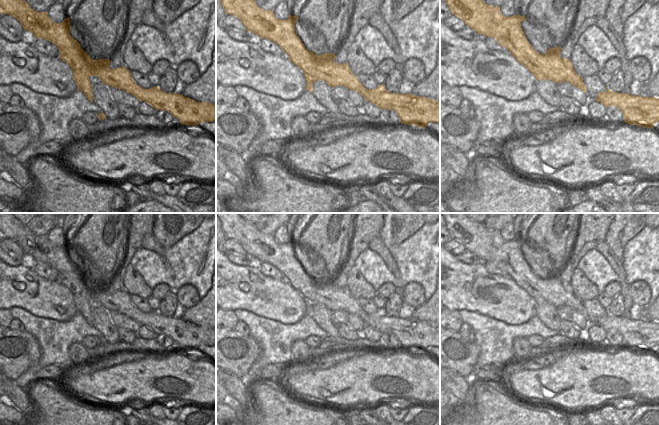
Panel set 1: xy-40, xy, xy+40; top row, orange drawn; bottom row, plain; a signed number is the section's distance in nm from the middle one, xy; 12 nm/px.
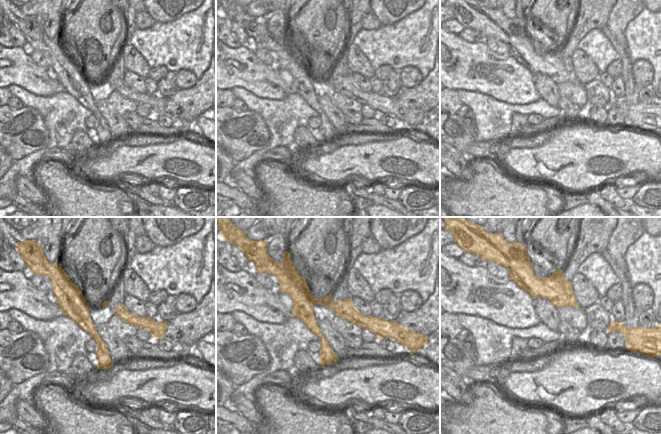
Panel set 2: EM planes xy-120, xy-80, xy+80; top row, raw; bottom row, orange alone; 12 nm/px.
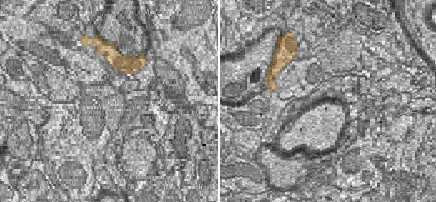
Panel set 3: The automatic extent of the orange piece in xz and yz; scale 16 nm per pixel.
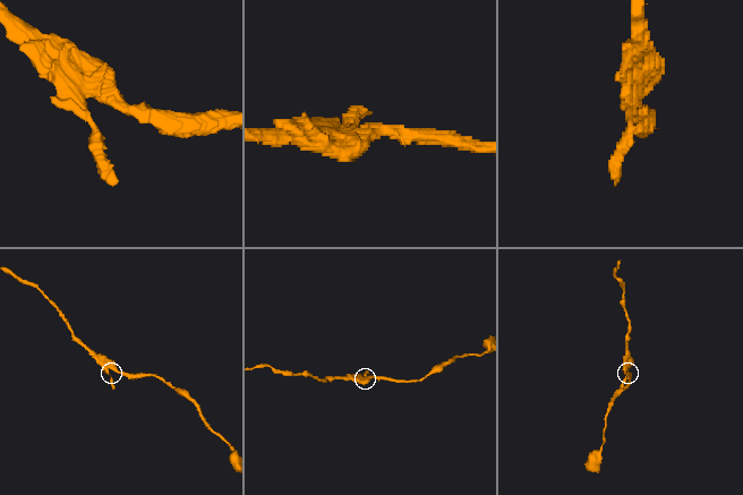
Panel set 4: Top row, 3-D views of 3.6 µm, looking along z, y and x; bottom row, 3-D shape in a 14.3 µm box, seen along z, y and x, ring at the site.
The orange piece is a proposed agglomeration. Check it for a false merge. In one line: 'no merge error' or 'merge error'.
merge error

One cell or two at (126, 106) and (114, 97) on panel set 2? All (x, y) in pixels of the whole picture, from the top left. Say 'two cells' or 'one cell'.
one cell

